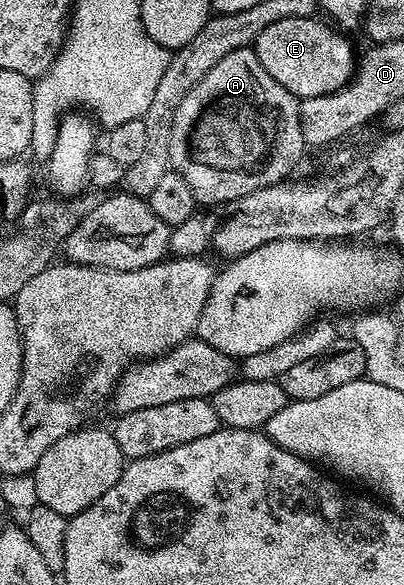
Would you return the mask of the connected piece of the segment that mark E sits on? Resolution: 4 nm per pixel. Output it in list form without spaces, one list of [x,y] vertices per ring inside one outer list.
[[[314,16],[277,19],[257,35],[253,46],[261,67],[285,91],[300,99],[337,91],[355,76],[357,68],[357,53],[351,50],[350,43],[334,33],[330,24],[322,25],[315,20]]]

